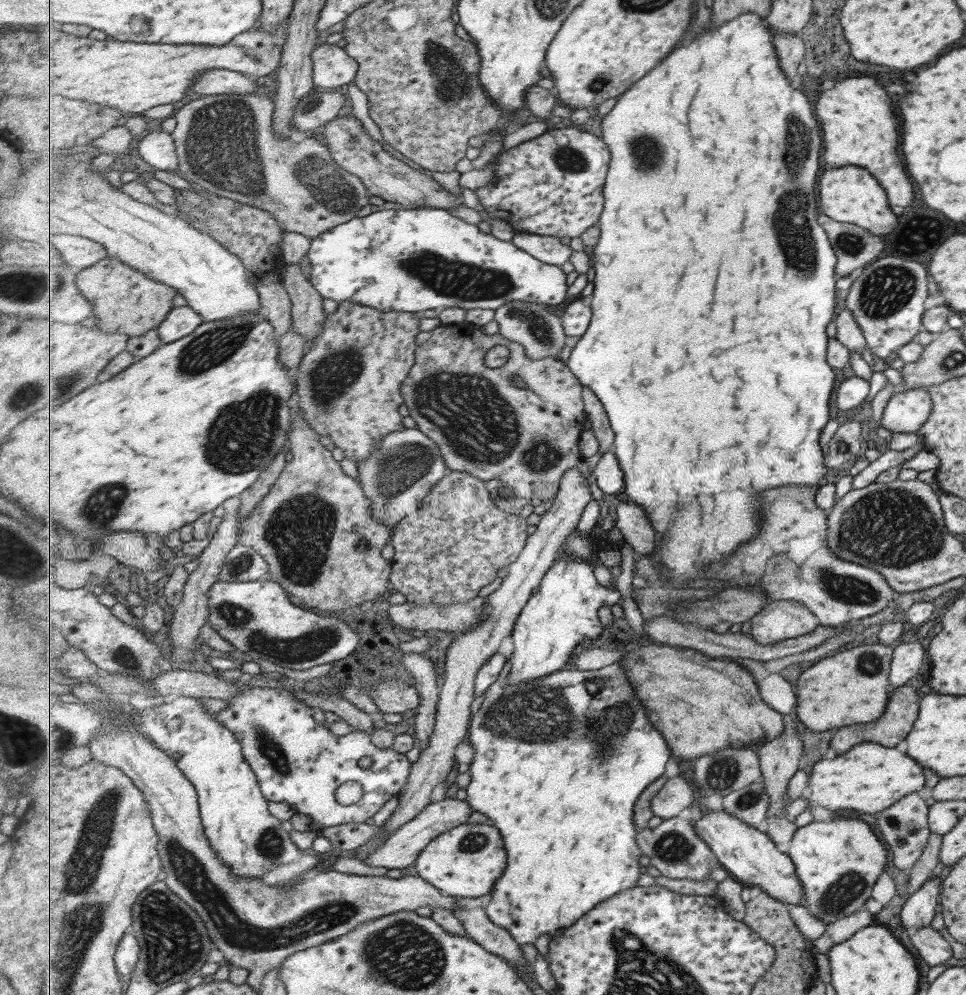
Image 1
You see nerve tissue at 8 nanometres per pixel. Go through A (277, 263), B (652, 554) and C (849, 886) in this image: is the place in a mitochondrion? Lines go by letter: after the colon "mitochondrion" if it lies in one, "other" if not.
A: other
B: other
C: mitochondrion

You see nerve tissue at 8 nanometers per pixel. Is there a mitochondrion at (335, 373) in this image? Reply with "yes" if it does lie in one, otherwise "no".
yes

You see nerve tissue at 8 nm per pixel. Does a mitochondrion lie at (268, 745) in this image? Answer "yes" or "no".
yes

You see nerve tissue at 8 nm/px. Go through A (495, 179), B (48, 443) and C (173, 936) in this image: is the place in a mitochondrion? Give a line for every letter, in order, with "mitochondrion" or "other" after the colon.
A: other
B: other
C: mitochondrion

